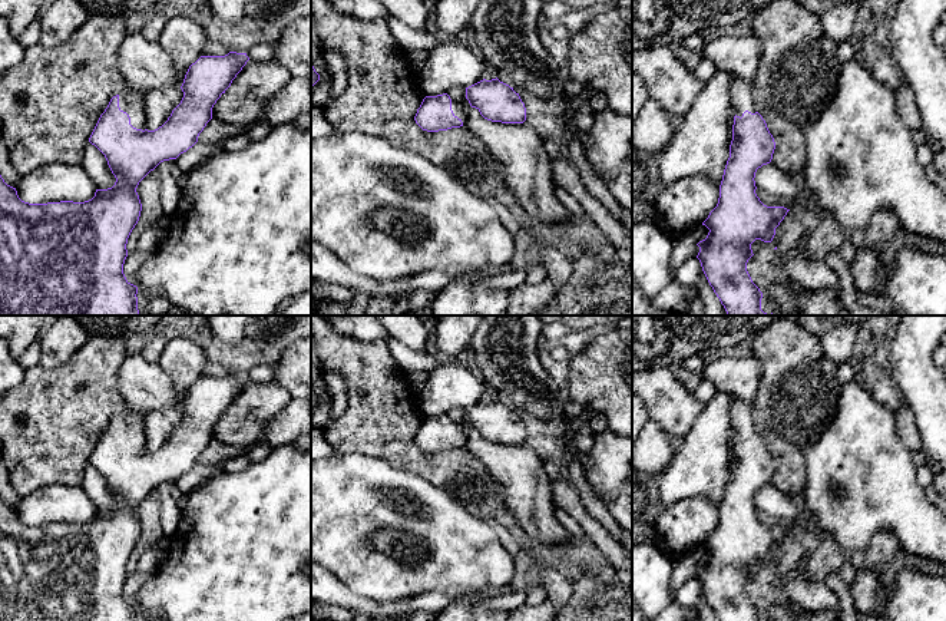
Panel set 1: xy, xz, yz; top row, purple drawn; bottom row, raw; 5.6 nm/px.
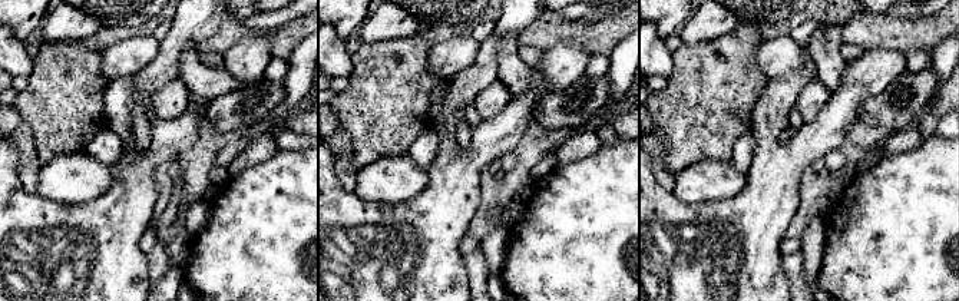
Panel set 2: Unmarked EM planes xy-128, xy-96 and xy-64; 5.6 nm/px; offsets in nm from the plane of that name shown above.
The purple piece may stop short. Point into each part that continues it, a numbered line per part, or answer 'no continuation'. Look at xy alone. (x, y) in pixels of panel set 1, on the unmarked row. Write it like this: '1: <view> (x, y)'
1: xy (132, 422)

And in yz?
1: yz (743, 420)

